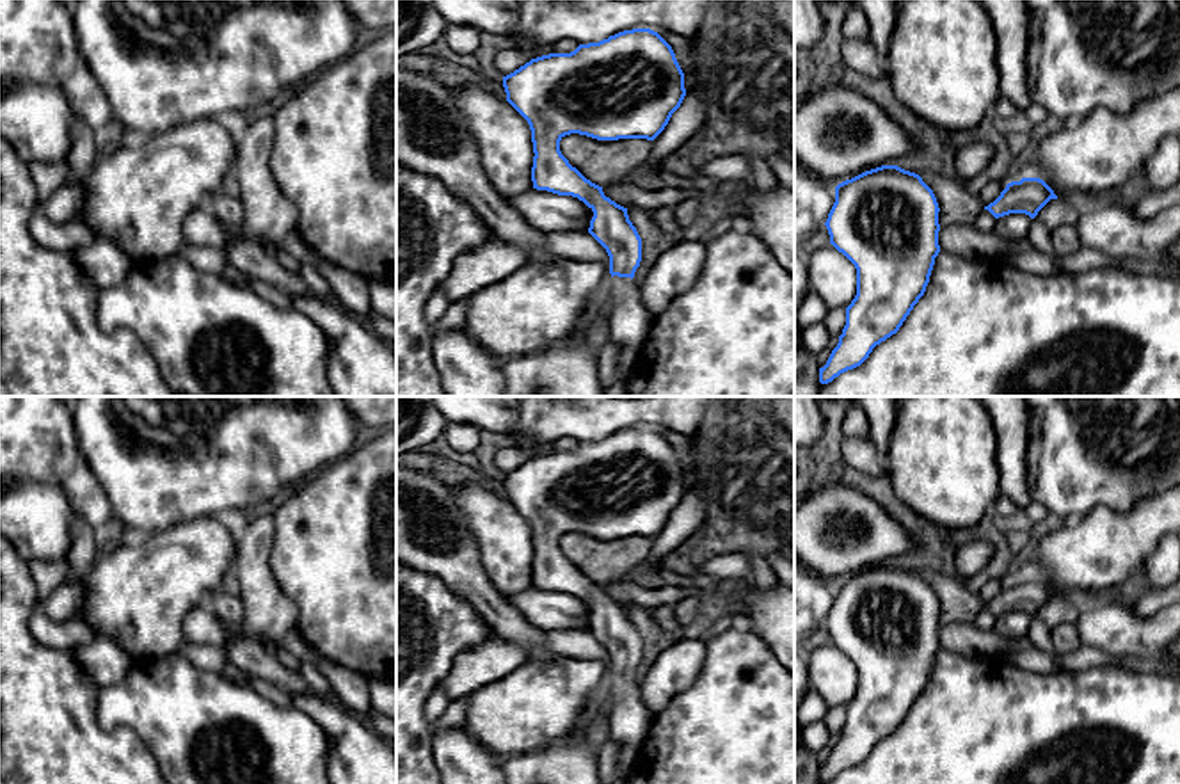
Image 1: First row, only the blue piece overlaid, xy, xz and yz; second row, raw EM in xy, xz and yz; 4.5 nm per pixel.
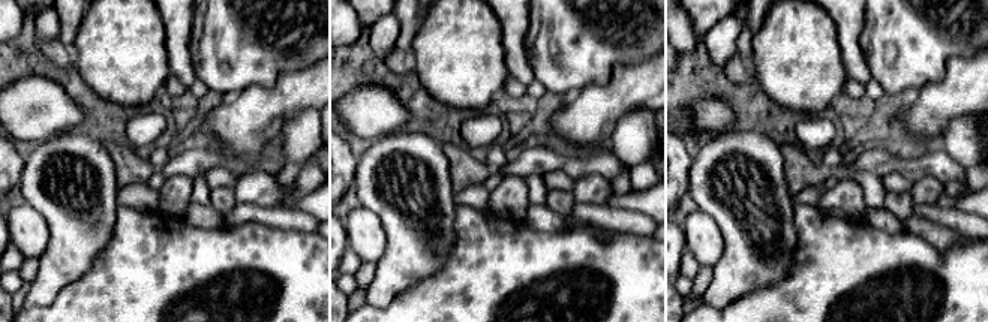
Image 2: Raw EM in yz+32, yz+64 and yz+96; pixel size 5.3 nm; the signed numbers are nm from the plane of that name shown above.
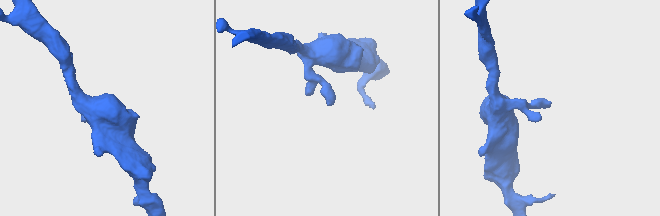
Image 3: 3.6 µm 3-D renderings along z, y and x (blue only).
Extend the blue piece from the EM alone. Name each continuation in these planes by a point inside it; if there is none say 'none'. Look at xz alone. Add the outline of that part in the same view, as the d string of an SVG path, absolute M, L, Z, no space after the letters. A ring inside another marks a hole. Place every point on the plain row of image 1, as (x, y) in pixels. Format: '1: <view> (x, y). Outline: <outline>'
1: xz (629, 720). Outline: M613 674L606 681L606 695L611 738L640 750L656 716L640 700L640 681Z

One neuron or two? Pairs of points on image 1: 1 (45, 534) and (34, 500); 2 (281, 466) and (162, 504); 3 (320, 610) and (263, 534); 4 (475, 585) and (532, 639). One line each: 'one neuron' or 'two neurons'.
1: one neuron
2: one neuron
3: two neurons
4: one neuron

